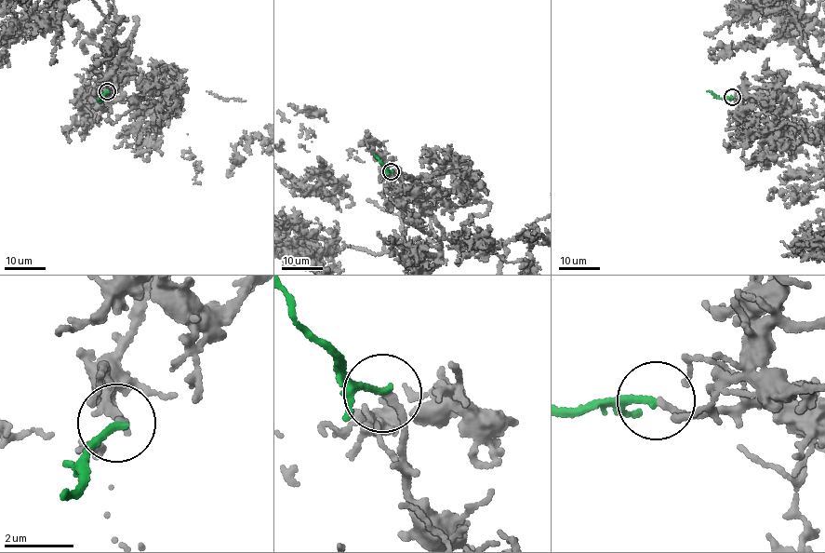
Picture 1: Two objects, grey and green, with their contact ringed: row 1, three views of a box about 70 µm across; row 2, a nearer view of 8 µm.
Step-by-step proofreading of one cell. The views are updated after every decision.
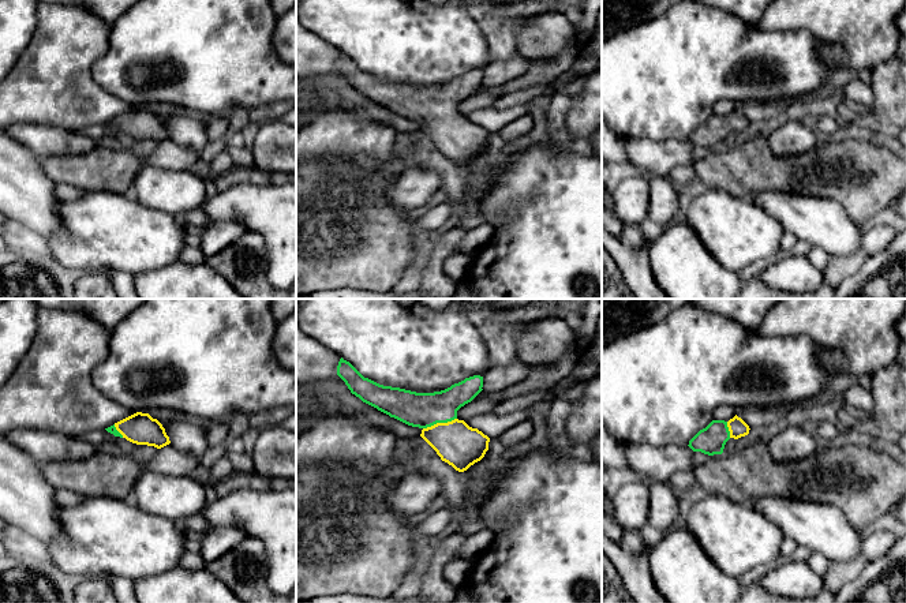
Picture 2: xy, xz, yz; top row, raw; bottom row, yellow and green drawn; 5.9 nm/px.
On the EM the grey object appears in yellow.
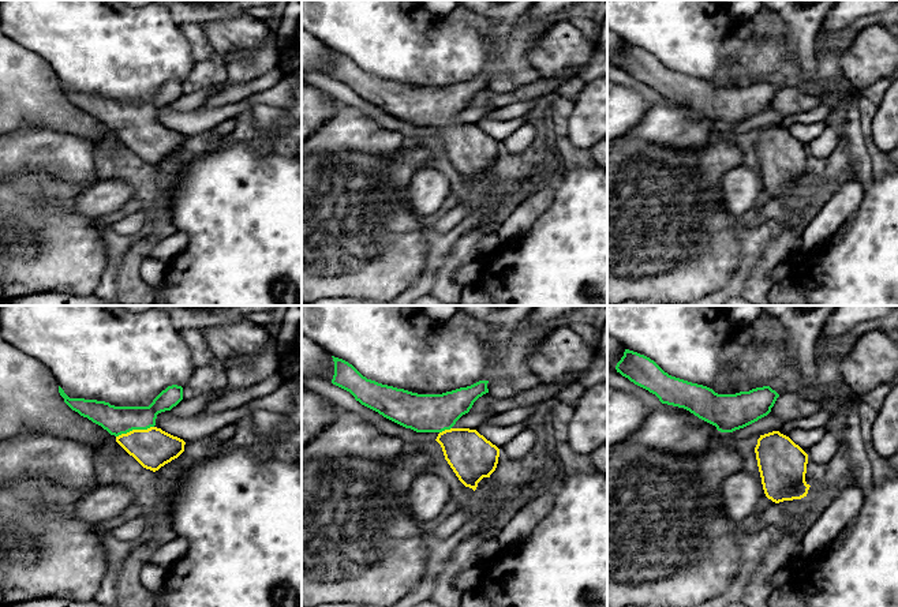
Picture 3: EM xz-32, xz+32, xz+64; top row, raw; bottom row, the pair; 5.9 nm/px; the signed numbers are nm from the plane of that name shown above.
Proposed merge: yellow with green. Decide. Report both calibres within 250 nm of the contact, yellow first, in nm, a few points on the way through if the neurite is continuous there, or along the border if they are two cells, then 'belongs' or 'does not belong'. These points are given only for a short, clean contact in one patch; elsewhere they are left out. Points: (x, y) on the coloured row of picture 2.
260/200 nm | across xz (457, 444), (440, 423), (427, 411), (418, 409) | belongs

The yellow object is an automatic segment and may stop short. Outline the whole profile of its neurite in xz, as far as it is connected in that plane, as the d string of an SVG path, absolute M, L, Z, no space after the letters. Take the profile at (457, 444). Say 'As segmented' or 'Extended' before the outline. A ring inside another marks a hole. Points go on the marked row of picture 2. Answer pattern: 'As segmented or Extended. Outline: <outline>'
Extended. Outline: M342 357L337 366L337 375L363 402L408 426L419 427L420 437L442 461L458 472L480 461L488 450L490 438L457 419L457 411L483 390L480 375L465 378L434 393L416 393L379 385L364 378Z

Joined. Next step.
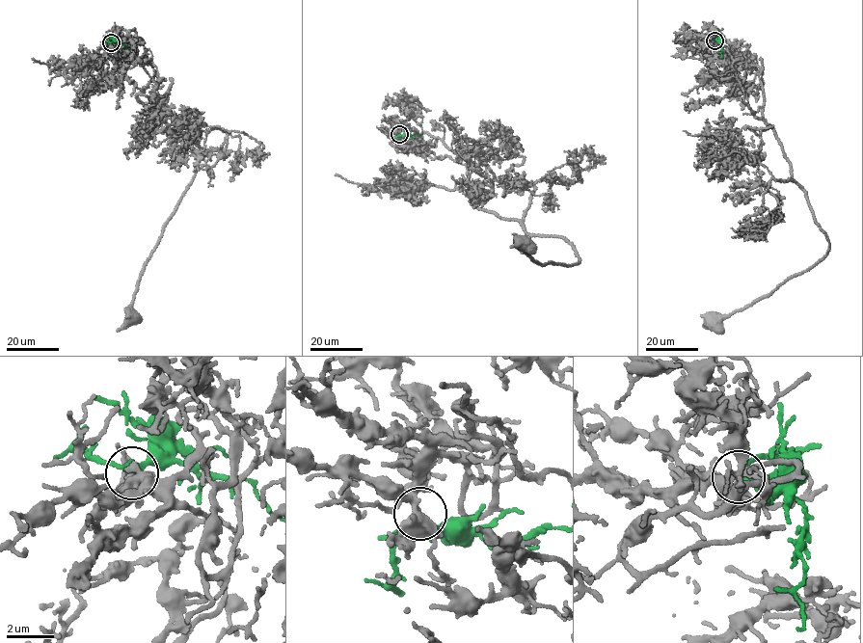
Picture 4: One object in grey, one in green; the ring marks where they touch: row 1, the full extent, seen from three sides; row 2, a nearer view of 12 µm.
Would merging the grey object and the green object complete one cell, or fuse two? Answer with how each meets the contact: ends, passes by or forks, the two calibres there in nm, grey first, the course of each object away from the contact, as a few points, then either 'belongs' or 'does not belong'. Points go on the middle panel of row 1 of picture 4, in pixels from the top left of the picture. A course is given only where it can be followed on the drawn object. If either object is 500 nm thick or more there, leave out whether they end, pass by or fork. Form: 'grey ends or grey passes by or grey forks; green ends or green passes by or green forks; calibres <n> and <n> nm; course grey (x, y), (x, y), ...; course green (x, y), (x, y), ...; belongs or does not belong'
grey forks; green passes by; calibres 190 and 240 nm; course grey (398, 134), (425, 133), (465, 156), (472, 204), (528, 233), (563, 238), (580, 261), (543, 265), (525, 245); course green (398, 134), (408, 138), (420, 135); belongs

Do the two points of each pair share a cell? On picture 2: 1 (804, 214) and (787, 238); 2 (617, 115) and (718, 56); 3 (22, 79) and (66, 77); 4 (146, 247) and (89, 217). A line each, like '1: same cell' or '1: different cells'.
1: different cells
2: same cell
3: same cell
4: same cell

